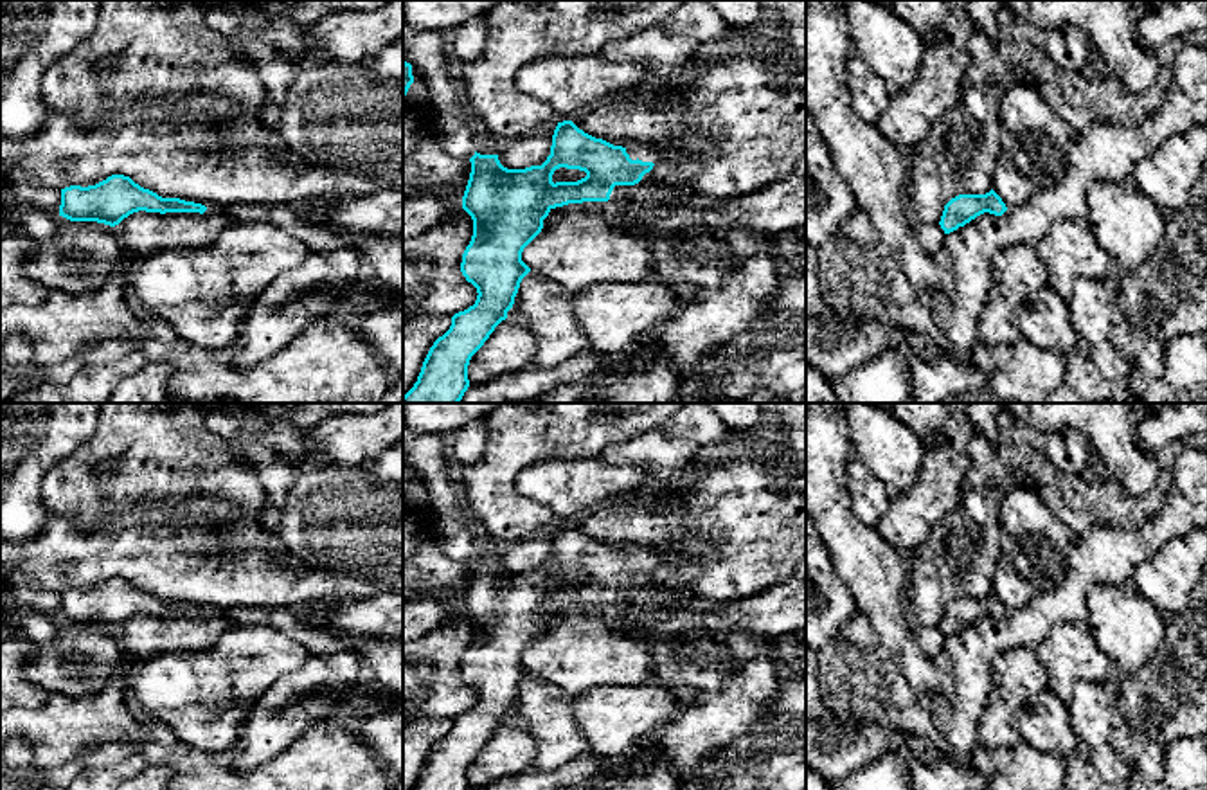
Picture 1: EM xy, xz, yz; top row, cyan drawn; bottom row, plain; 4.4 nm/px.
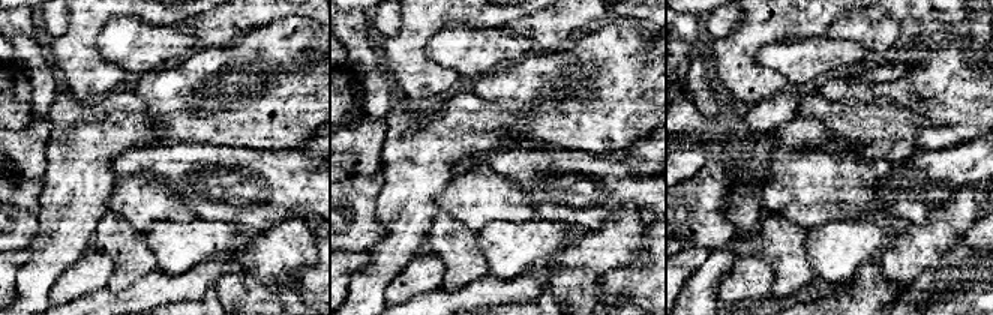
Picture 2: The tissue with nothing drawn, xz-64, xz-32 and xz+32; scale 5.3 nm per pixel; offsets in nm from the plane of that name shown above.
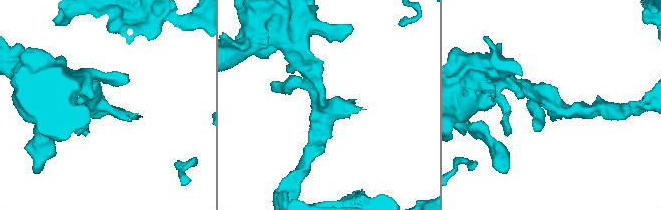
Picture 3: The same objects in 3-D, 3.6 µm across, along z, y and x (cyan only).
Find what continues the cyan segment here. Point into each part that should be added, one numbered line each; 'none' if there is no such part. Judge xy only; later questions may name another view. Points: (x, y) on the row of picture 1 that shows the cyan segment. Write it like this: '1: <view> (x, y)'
1: xy (382, 254)

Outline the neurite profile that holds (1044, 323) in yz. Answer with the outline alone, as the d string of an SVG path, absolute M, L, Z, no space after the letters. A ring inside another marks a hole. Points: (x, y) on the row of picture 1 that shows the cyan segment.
M1051 286L1042 288L1033 302L1013 311L1020 337L1042 349L1068 353L1083 344L1068 320L1068 302Z

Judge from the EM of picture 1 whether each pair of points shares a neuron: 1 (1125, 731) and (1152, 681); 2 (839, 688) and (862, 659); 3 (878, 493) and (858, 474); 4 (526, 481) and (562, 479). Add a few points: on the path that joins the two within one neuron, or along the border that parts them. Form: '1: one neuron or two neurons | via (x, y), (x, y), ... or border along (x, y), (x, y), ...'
1: one neuron | via (1137, 718), (1152, 704), (1152, 693)
2: one neuron | via (846, 681), (855, 672), (855, 666)
3: one neuron | via (873, 488), (864, 479)
4: one neuron | via (535, 481), (553, 481)

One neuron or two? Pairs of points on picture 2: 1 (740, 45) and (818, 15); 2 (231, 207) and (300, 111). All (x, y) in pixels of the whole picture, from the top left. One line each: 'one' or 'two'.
1: one
2: two

